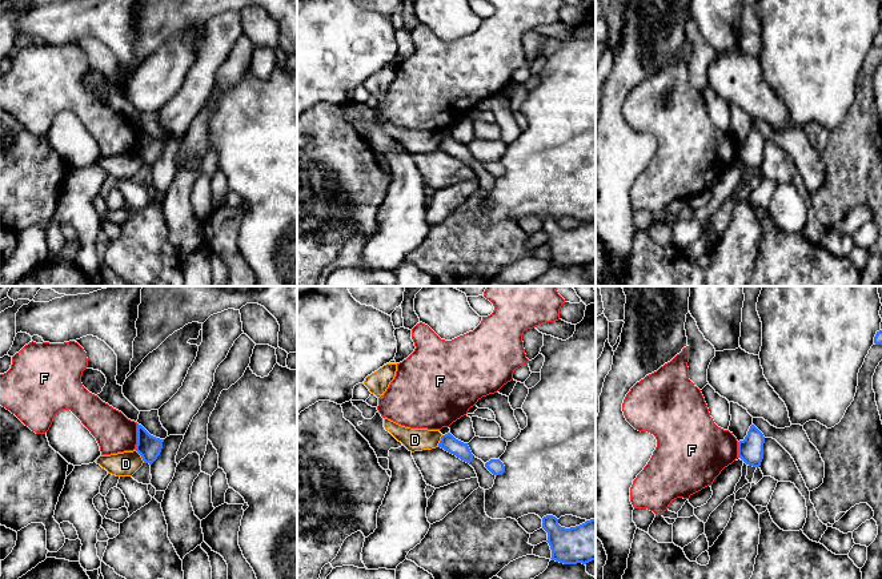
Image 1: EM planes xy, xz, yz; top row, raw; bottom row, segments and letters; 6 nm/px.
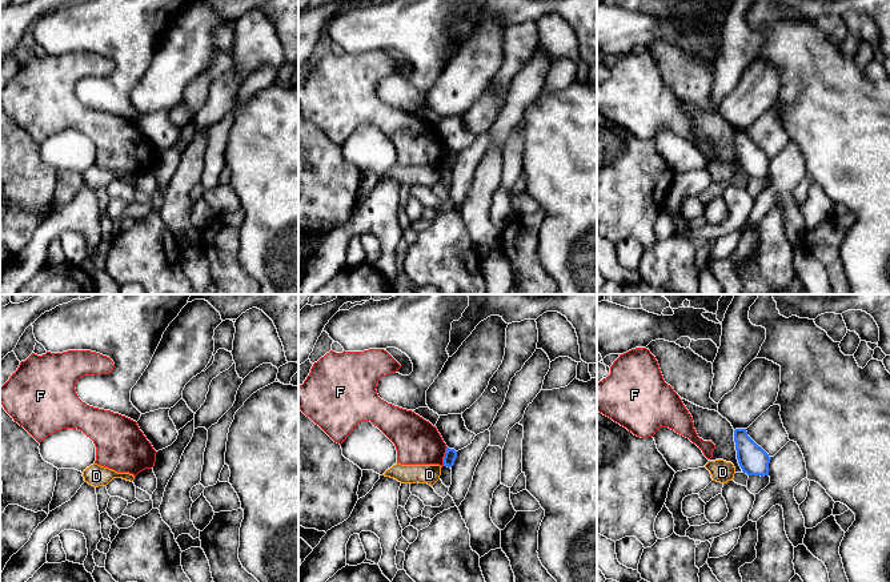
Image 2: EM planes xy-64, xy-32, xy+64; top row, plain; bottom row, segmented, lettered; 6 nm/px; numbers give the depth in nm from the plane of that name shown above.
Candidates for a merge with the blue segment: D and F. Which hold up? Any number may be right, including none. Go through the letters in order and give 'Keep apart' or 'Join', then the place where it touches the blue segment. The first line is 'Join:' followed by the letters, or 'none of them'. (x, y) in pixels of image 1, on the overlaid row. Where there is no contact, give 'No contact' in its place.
Join: none of them
D: Keep apart. Touches blue at xy (141, 457)
F: Keep apart. Touches blue at xy (137, 437)

